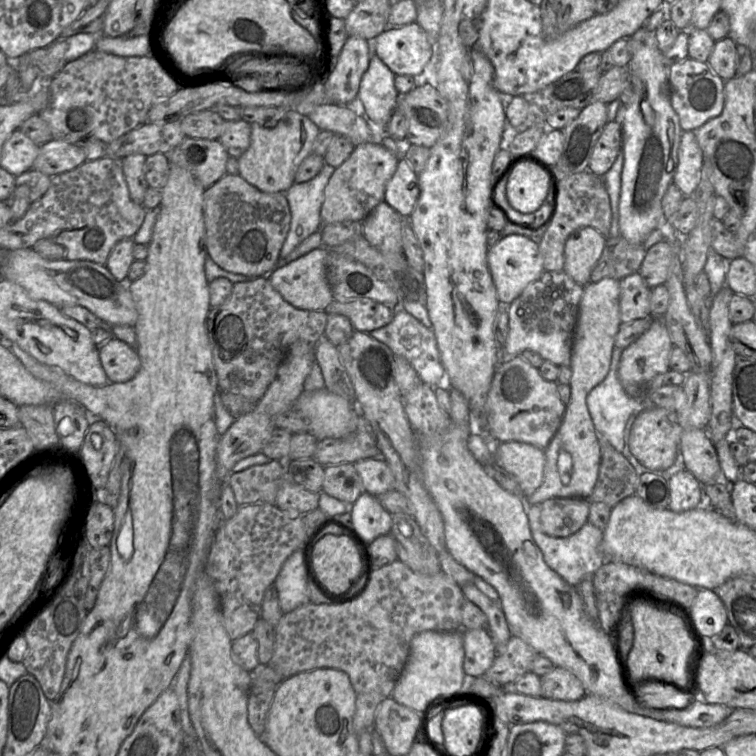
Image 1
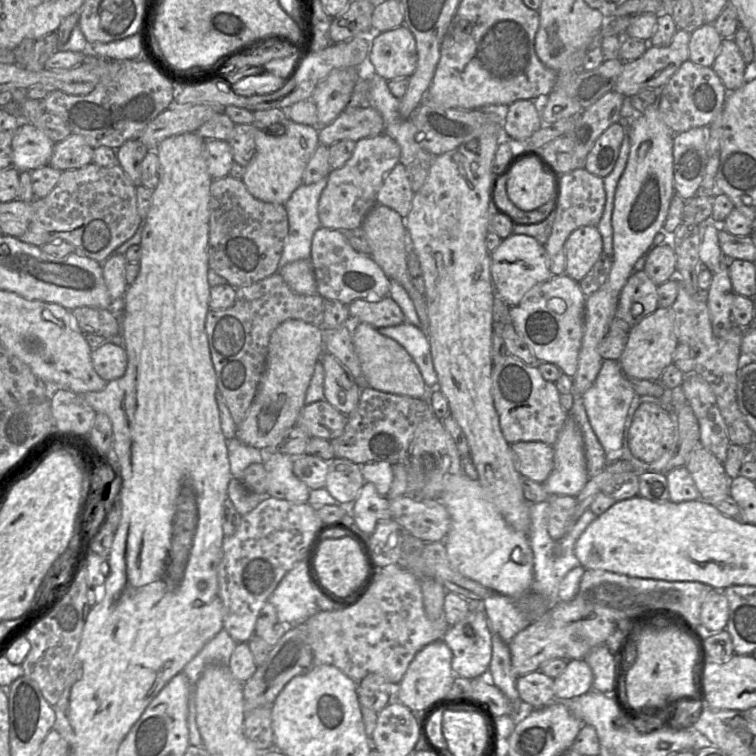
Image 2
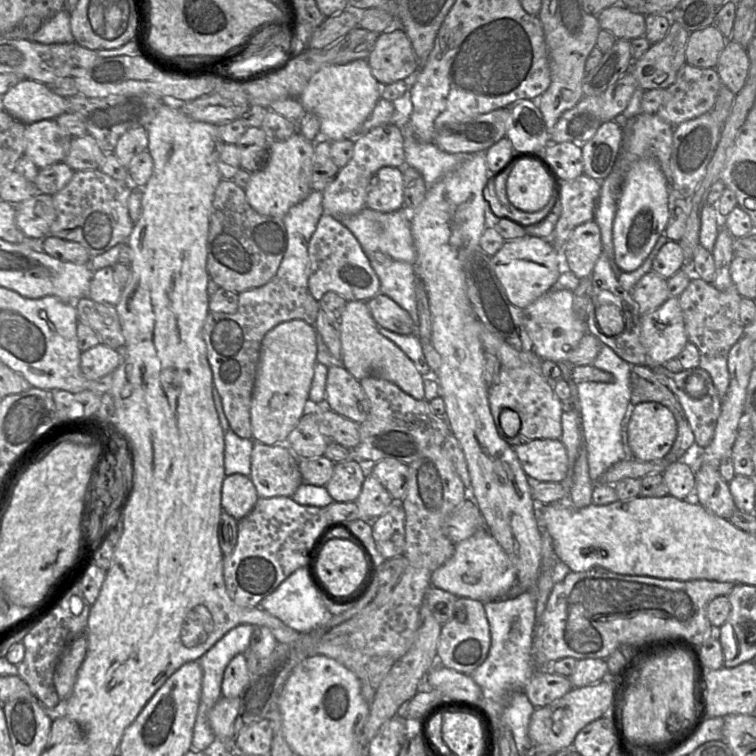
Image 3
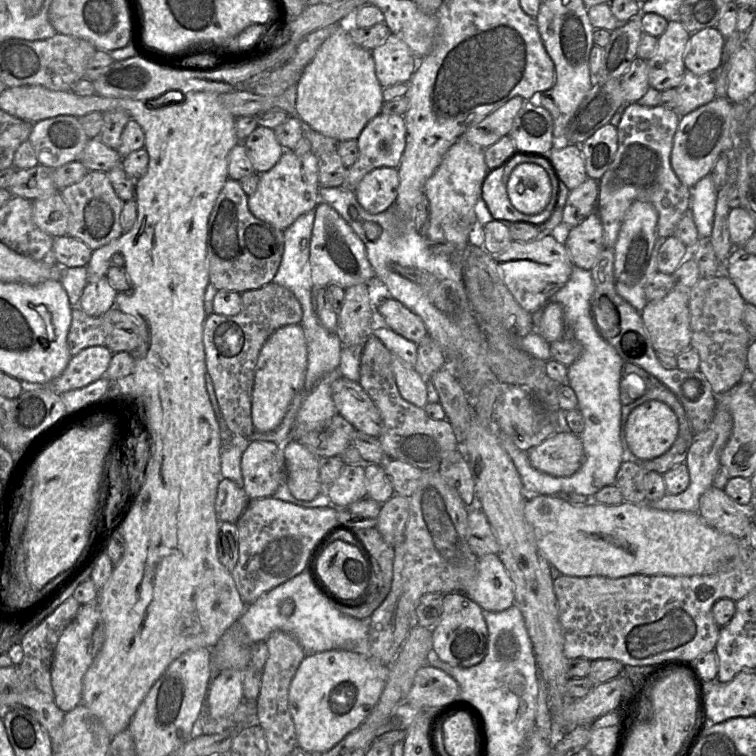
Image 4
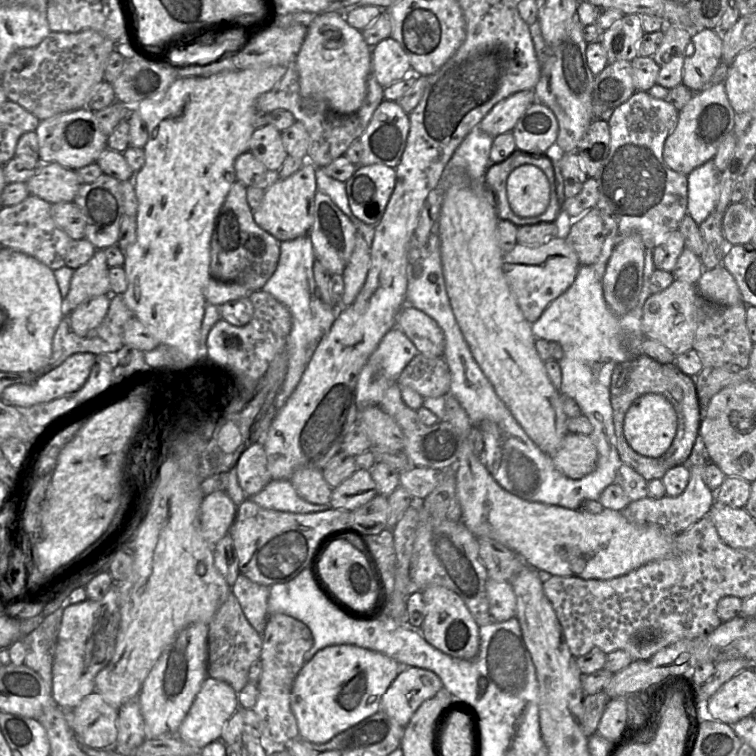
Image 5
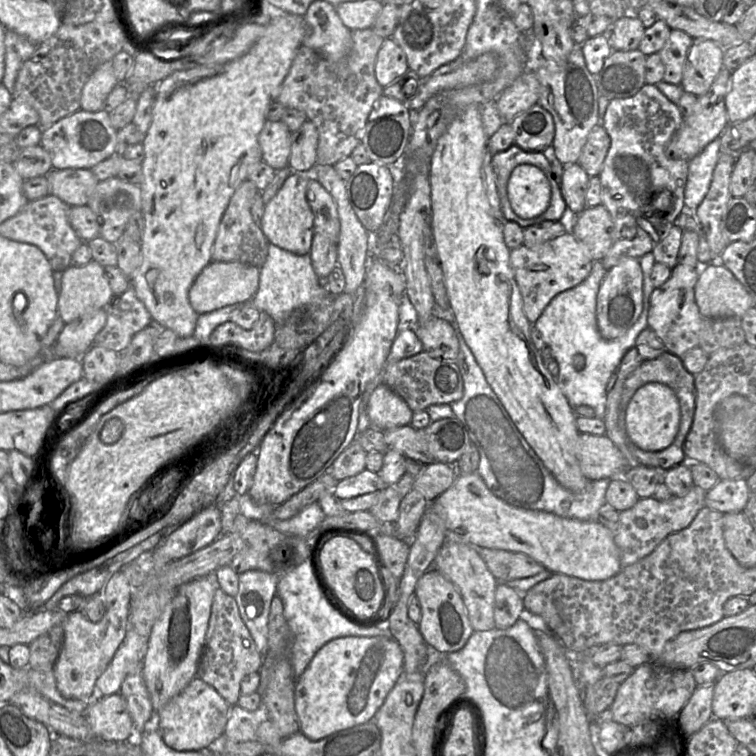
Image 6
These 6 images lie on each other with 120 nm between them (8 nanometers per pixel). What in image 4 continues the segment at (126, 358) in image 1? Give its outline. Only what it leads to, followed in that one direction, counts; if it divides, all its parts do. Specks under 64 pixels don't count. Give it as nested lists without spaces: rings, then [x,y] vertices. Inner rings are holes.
[[[92,346],[85,348],[76,356],[71,357],[66,369],[60,376],[56,377],[45,385],[37,386],[47,386],[59,395],[70,390],[83,388],[105,376],[112,355],[113,352],[111,352],[106,346]]]

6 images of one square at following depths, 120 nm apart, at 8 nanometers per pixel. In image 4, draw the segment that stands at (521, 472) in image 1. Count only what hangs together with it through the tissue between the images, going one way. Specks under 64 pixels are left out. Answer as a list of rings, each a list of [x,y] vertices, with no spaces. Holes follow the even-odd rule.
[[[572,432],[555,433],[527,451],[530,464],[537,470],[556,477],[576,473],[584,460],[581,436]]]

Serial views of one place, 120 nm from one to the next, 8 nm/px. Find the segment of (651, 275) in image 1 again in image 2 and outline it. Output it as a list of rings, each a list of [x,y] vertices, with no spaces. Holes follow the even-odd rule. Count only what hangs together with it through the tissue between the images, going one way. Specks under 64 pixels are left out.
[[[669,244],[655,247],[646,258],[644,271],[657,285],[676,277],[677,258],[674,248]]]

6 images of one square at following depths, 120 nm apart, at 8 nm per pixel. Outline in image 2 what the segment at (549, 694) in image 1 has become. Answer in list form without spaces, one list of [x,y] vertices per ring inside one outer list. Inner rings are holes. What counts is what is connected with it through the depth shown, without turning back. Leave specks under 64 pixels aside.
[[[571,659],[565,670],[554,679],[555,699],[570,699],[593,688],[593,672],[585,659]]]

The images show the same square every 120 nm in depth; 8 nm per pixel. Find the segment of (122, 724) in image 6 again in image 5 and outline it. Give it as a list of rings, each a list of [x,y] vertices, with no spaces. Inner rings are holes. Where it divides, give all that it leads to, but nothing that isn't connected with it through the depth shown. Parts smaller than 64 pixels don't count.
[[[93,692],[71,713],[65,713],[68,725],[77,738],[93,749],[114,750],[117,738],[118,709]]]

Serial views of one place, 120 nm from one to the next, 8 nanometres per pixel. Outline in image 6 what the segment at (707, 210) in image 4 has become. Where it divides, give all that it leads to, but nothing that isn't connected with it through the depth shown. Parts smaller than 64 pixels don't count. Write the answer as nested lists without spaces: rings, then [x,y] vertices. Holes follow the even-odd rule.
[[[717,138],[689,161],[684,199],[685,205],[691,210],[696,210],[705,198],[719,155],[720,138]]]

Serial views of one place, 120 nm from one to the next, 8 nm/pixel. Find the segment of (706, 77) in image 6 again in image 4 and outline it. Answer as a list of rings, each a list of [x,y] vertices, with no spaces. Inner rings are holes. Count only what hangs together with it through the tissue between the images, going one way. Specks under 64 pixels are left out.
[[[716,27],[691,33],[684,56],[685,68],[696,75],[715,71],[722,63],[726,39]]]

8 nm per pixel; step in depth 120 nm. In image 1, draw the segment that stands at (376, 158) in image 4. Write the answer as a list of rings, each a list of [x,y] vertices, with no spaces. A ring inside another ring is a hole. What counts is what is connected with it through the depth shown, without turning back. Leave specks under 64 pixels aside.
[[[379,141],[355,146],[348,159],[335,169],[325,187],[320,212],[322,225],[344,221],[362,222],[384,201],[386,185],[394,175],[399,160]]]

